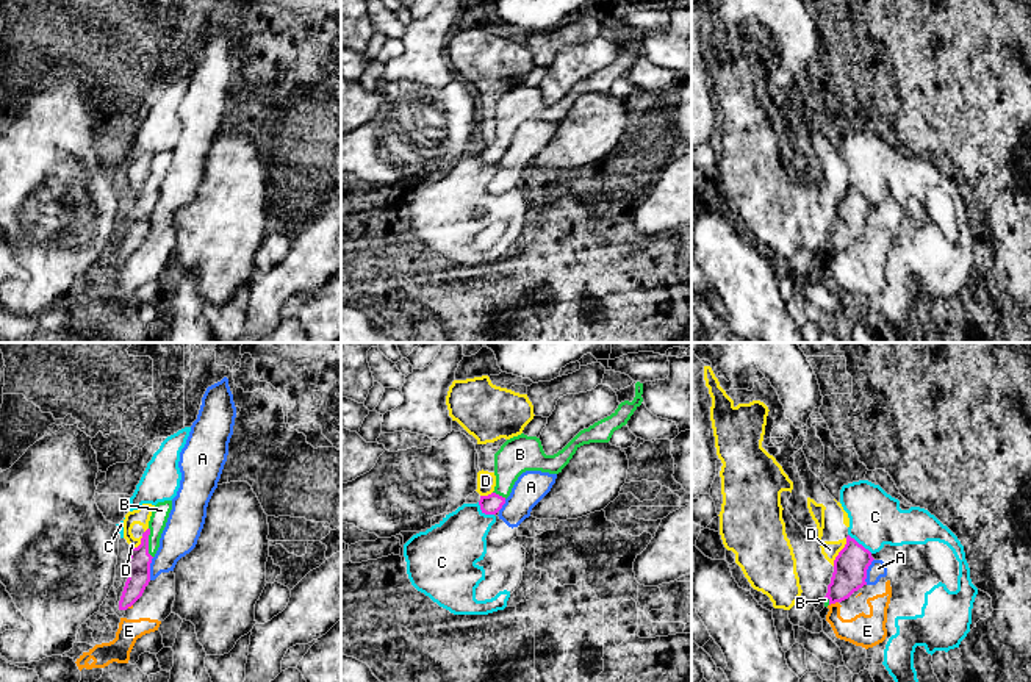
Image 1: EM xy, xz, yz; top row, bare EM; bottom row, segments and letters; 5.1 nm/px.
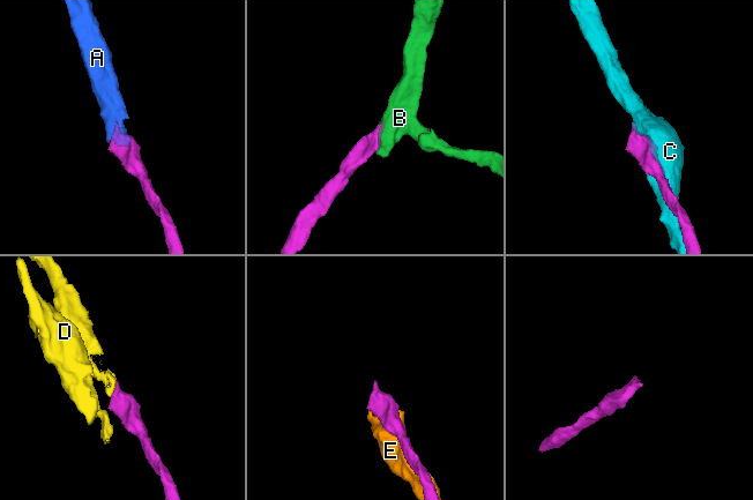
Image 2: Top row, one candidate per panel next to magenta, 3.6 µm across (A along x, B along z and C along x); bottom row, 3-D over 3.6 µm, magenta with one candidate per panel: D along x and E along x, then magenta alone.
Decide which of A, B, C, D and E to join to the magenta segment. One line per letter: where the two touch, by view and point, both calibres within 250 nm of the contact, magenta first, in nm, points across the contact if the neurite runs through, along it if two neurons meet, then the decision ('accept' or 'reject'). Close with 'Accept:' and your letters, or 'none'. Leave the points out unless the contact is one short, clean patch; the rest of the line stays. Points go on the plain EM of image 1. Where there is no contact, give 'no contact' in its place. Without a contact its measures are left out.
A: meets magenta in yz at (865, 221); 180 nm thick on the magenta side, 90 nm on the other; border along yz (873, 208), (867, 219), (865, 233); reject
B: meets magenta in xy at (147, 193); 120 nm thick on the magenta side, 90 nm on the other; runs through xy (138, 213), (147, 193), (161, 160); accept
C: meets magenta in yz at (861, 194); 180 nm thick on the magenta side, 280 nm on the other; reject
D: meets magenta in yz at (839, 202); 180 nm thick on the magenta side, 90 nm on the other; border along yz (847, 188), (833, 215); reject
E: meets magenta in yz at (833, 252); 180 nm thick on the magenta side, 170 nm on the other; reject
Accept: B

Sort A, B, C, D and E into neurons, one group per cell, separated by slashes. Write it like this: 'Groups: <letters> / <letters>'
Groups: A E / B / C / D

